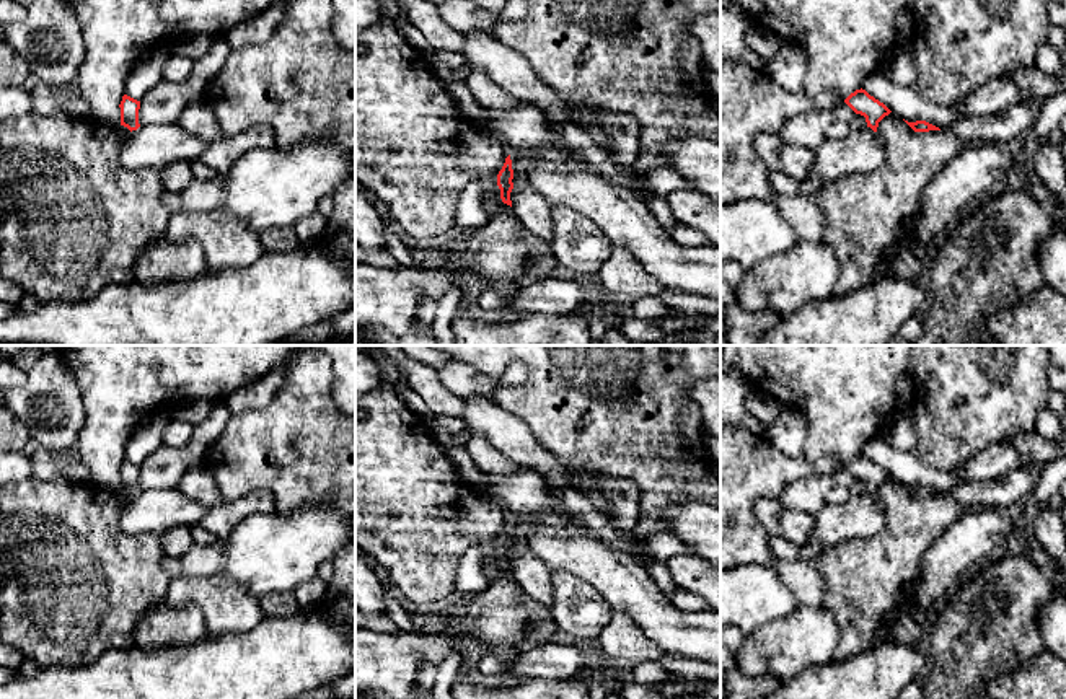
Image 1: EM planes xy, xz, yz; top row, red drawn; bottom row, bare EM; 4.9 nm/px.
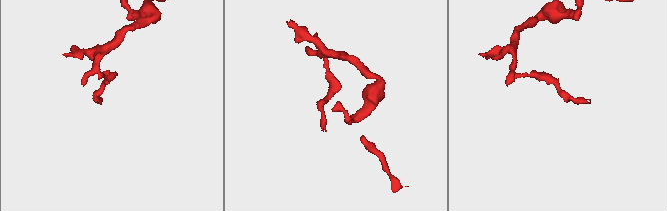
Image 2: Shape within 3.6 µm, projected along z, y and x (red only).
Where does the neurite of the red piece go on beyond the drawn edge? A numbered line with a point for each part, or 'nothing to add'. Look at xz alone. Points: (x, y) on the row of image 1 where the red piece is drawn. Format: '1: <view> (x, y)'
1: xz (507, 256)

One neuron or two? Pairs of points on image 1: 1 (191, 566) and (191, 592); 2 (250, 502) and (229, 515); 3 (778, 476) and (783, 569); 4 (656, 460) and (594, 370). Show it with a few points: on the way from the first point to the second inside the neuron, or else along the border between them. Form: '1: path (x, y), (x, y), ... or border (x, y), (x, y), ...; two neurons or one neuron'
1: border (220, 571), (202, 577), (181, 577); two neurons
2: path (245, 507), (233, 512); one neuron
3: border (773, 558), (768, 564); two neurons
4: path (652, 437), (608, 393); one neuron

